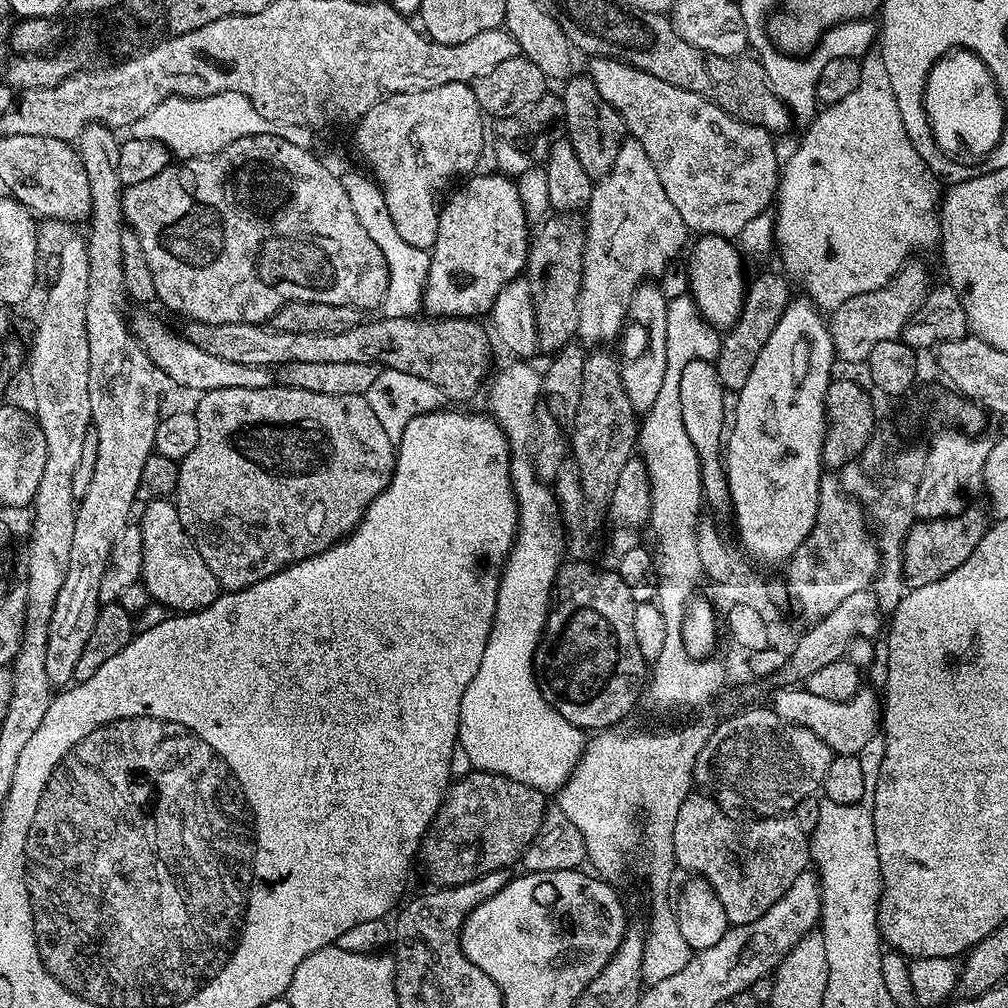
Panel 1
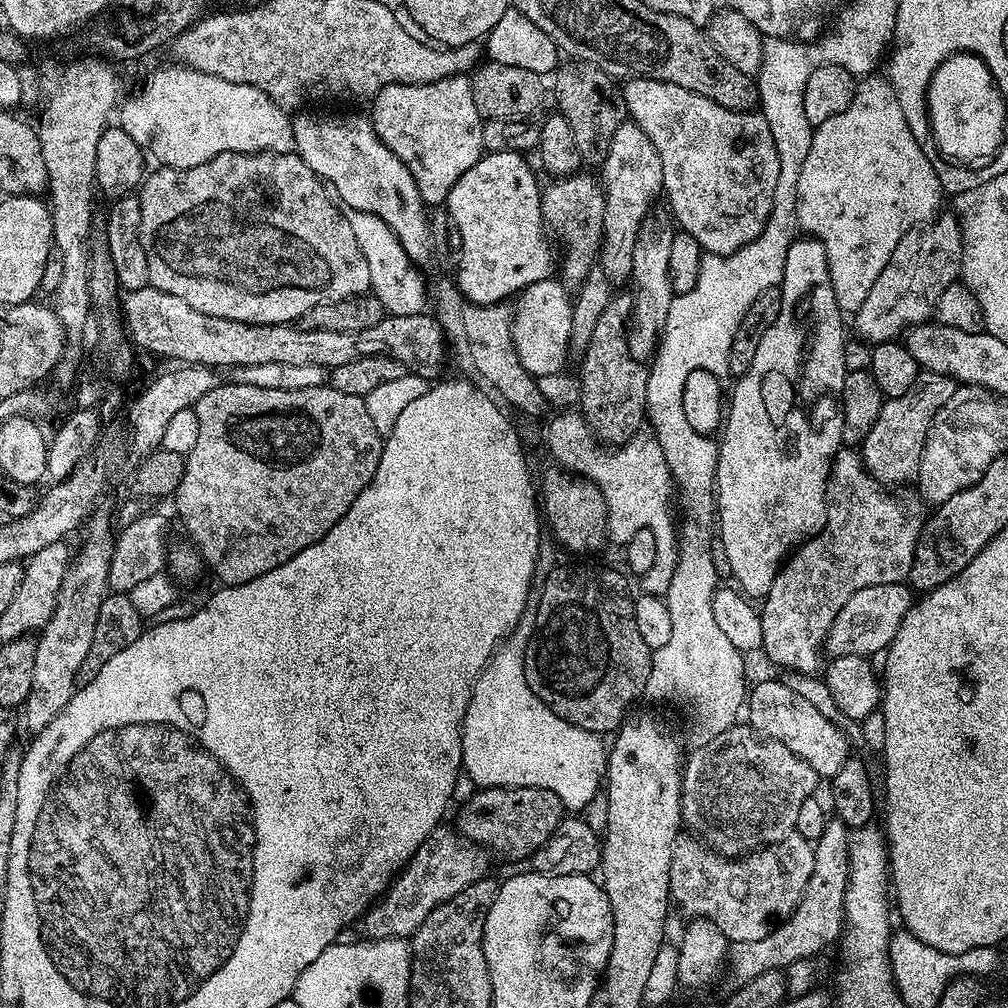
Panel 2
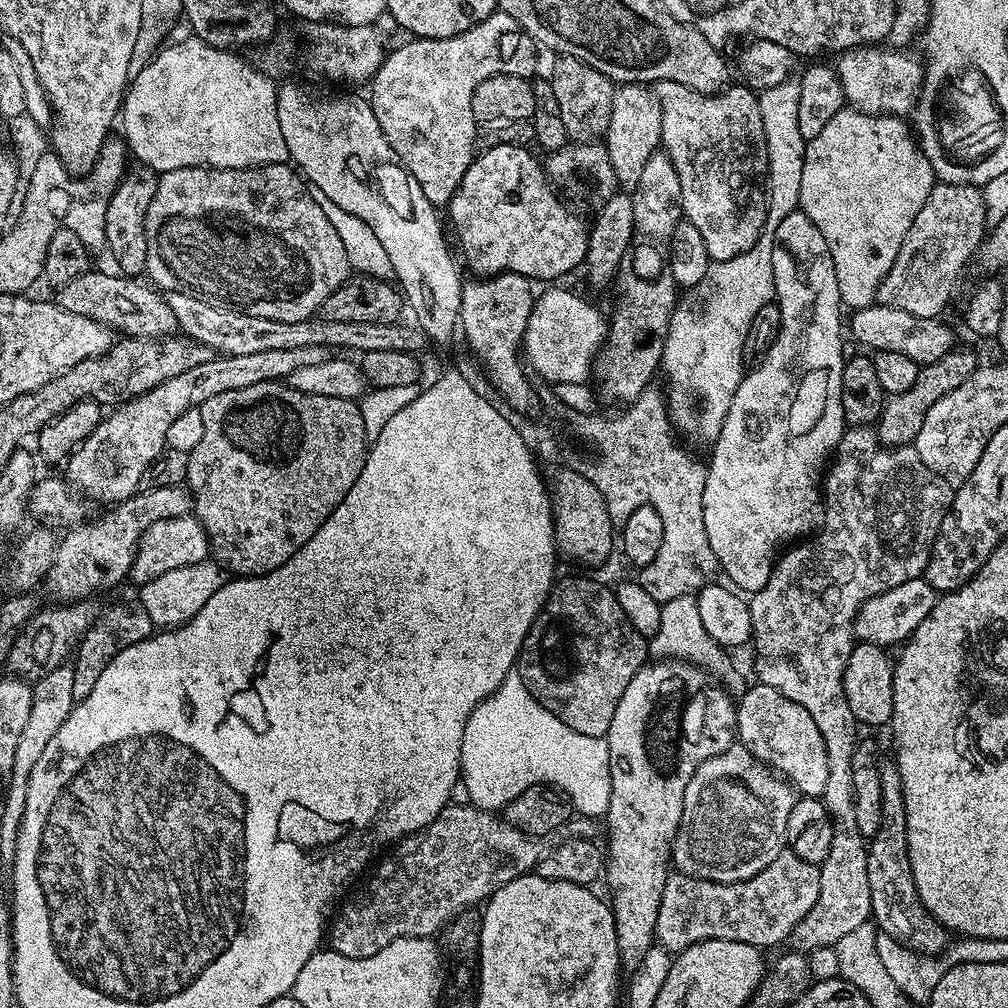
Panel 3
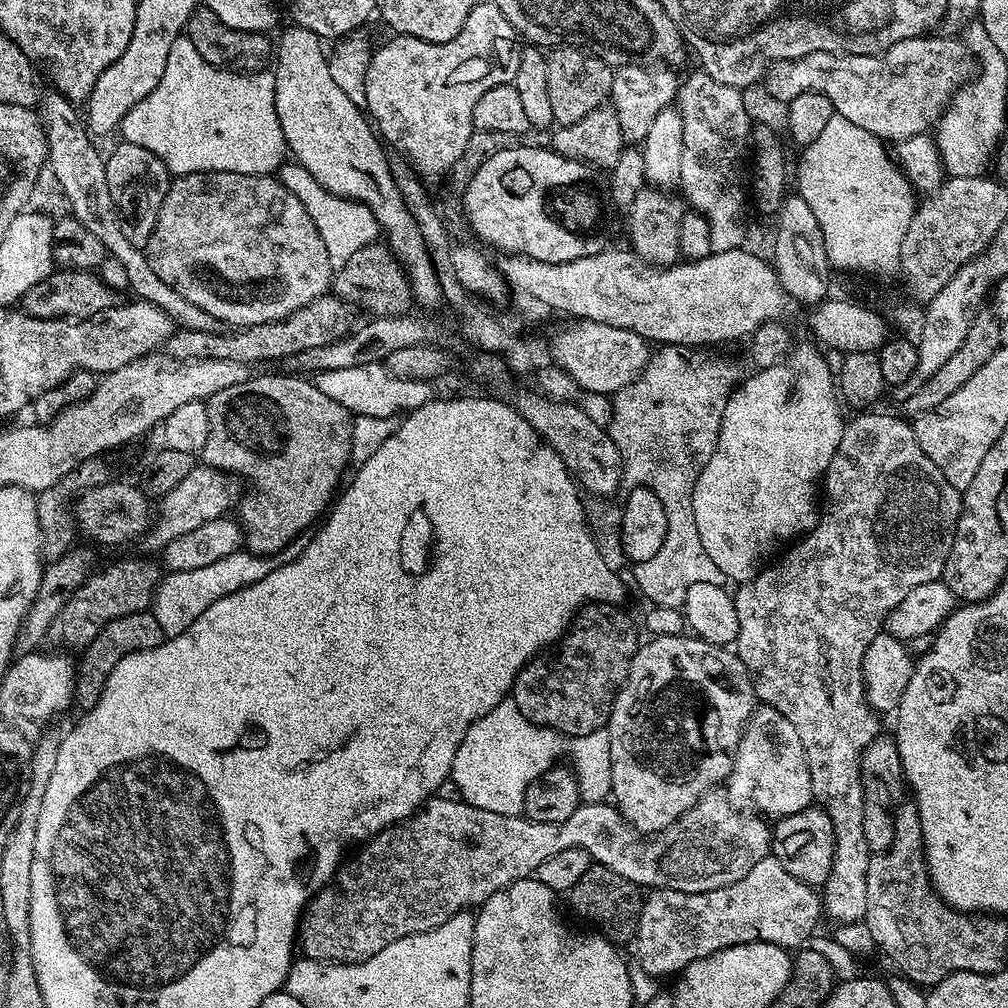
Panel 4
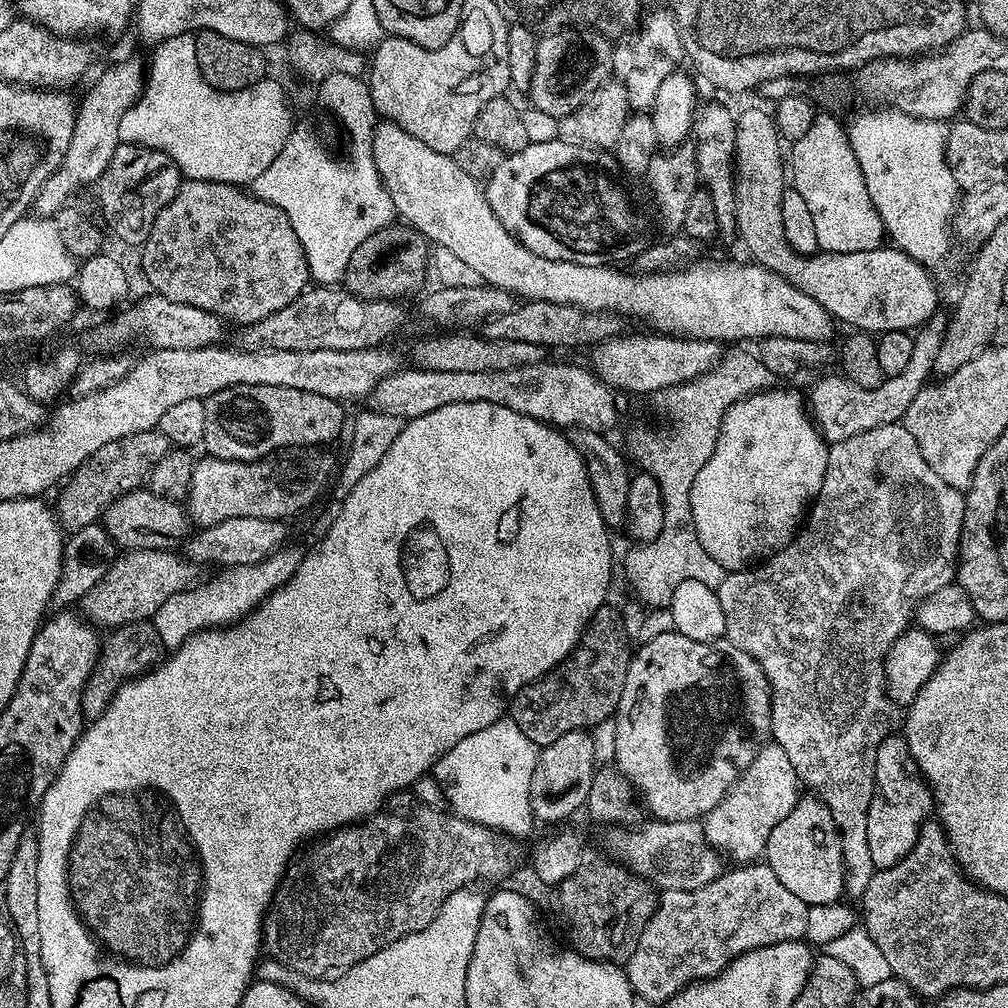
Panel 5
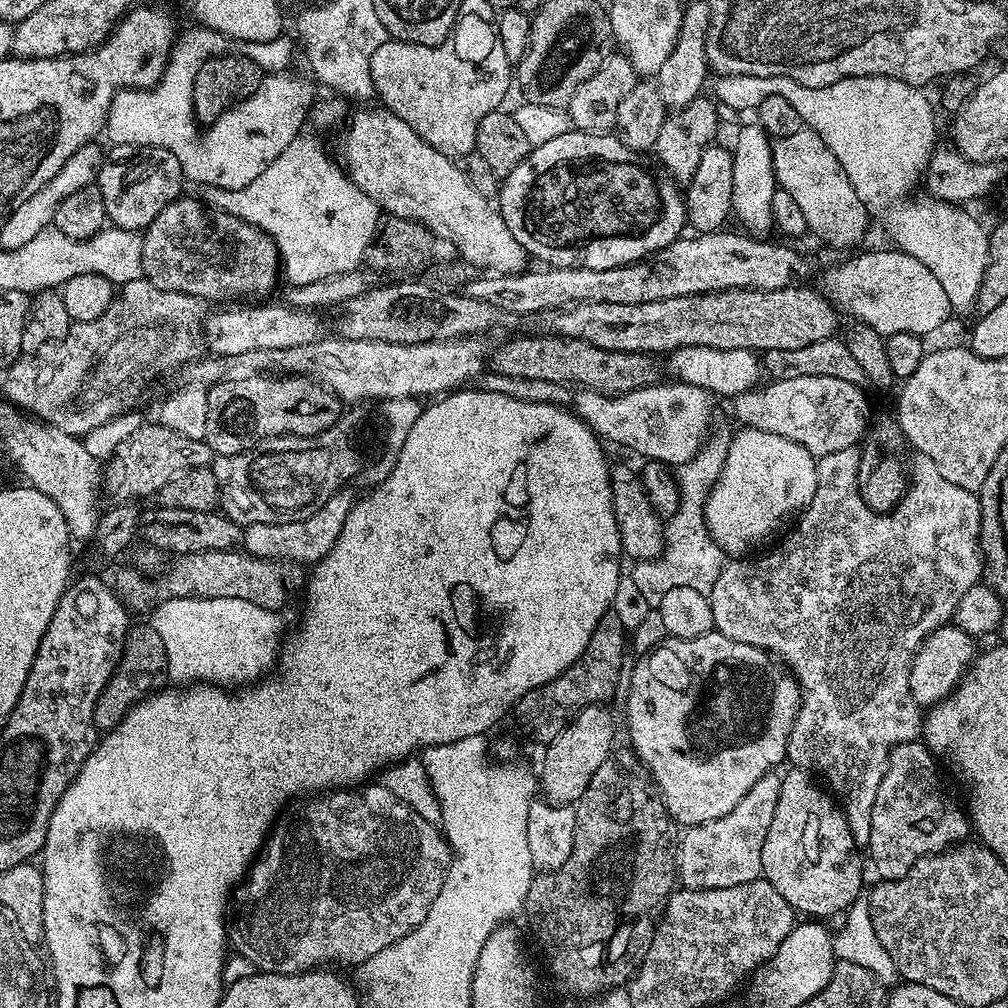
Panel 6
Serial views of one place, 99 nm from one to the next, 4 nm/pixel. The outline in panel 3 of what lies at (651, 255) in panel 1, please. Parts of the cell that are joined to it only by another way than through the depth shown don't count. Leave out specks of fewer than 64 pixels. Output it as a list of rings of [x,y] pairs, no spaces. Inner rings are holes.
[[[622,84],[614,94],[614,110],[610,110],[610,126],[606,143],[617,181],[624,186],[636,185],[653,152],[661,147],[662,106],[655,91],[647,84]]]

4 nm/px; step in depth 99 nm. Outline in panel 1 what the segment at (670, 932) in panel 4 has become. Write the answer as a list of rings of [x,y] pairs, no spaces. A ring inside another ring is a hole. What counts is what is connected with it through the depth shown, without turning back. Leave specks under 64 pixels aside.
[[[696,795],[686,797],[674,822],[674,858],[677,865],[712,887],[714,894],[718,894],[718,902],[722,902],[722,910],[726,910],[729,925],[754,922],[754,918],[762,918],[762,914],[766,914],[766,910],[770,910],[770,906],[774,906],[774,902],[778,902],[778,898],[790,890],[794,878],[809,867],[809,837],[792,818],[784,814],[752,818],[749,824],[735,824],[730,817],[720,813],[721,805],[711,795]]]

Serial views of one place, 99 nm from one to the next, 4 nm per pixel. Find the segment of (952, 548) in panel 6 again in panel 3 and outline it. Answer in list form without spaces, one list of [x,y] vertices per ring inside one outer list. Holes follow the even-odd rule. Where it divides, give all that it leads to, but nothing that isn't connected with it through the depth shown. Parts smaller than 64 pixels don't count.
[[[872,426],[845,427],[822,480],[824,527],[811,538],[789,547],[771,565],[766,586],[751,593],[747,601],[752,619],[750,644],[756,647],[755,679],[766,686],[774,686],[778,694],[807,710],[822,734],[822,742],[826,742],[828,773],[822,801],[832,823],[833,840],[828,856],[819,865],[818,902],[814,902],[810,914],[806,914],[788,936],[787,943],[795,951],[807,954],[818,947],[833,947],[840,938],[868,922],[872,915],[870,878],[866,874],[868,840],[858,830],[854,815],[854,782],[850,779],[852,755],[856,753],[858,743],[858,725],[850,710],[850,702],[846,702],[844,671],[854,647],[858,610],[870,598],[894,590],[894,586],[902,586],[902,582],[923,577],[940,523],[952,504],[953,491],[953,485],[924,465],[915,447],[889,448],[881,444]]]

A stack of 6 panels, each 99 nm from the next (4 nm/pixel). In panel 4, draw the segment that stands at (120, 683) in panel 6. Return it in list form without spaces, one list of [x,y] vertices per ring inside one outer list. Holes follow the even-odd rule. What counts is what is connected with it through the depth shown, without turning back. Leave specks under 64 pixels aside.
[[[151,611],[126,614],[122,618],[114,618],[114,622],[107,624],[91,640],[78,656],[76,664],[76,690],[74,693],[75,707],[80,710],[93,708],[118,662],[126,658],[131,652],[140,652],[143,648],[153,648],[163,644],[166,637],[164,631],[158,626],[158,618]]]

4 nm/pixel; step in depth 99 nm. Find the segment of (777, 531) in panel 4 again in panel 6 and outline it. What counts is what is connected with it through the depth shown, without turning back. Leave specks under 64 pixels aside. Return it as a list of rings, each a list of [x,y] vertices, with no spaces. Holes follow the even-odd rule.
[[[746,426],[739,430],[741,432],[737,436],[733,435],[728,441],[728,453],[722,466],[722,474],[714,482],[704,507],[706,526],[714,542],[719,544],[725,557],[728,558],[744,558],[763,549],[765,547],[763,544],[771,538],[771,532],[775,528],[782,527],[788,519],[791,521],[803,513],[816,489],[817,457],[809,456],[805,448],[798,446],[798,442],[790,442],[766,430],[751,430]]]

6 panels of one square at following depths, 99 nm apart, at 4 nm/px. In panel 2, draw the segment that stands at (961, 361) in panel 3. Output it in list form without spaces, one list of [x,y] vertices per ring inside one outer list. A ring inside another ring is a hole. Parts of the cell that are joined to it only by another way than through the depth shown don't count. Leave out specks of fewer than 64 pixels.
[[[921,370],[918,378],[914,378],[910,390],[906,390],[906,394],[885,399],[878,414],[878,422],[870,426],[870,434],[866,434],[864,443],[858,448],[864,467],[874,479],[885,486],[896,486],[892,484],[916,480],[916,471],[922,458],[922,446],[926,446],[930,422],[934,422],[934,414],[938,414],[942,405],[954,398],[957,387],[957,381],[951,376]]]

